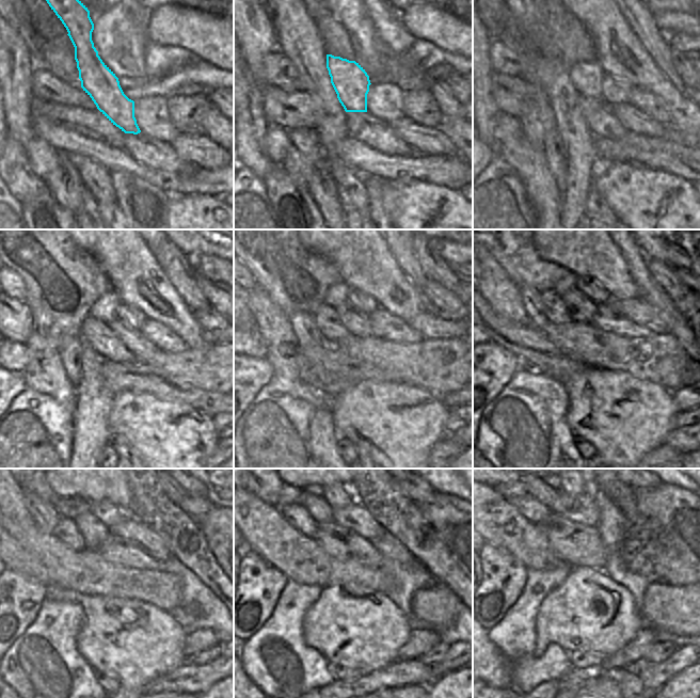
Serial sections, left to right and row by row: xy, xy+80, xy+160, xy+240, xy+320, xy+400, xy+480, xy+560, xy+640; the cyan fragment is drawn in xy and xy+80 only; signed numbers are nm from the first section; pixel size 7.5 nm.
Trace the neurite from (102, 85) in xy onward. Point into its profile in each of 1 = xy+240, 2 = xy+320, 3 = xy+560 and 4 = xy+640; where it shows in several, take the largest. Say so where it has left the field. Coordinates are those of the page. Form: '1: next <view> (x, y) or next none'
1: next xy+240 (105, 308)
2: next xy+320 (336, 295)
3: next xy+560 (288, 495)
4: next xy+640 (513, 490)

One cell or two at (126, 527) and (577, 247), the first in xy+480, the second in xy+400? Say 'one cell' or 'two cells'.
two cells

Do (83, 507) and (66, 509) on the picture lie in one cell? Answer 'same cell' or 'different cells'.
same cell

